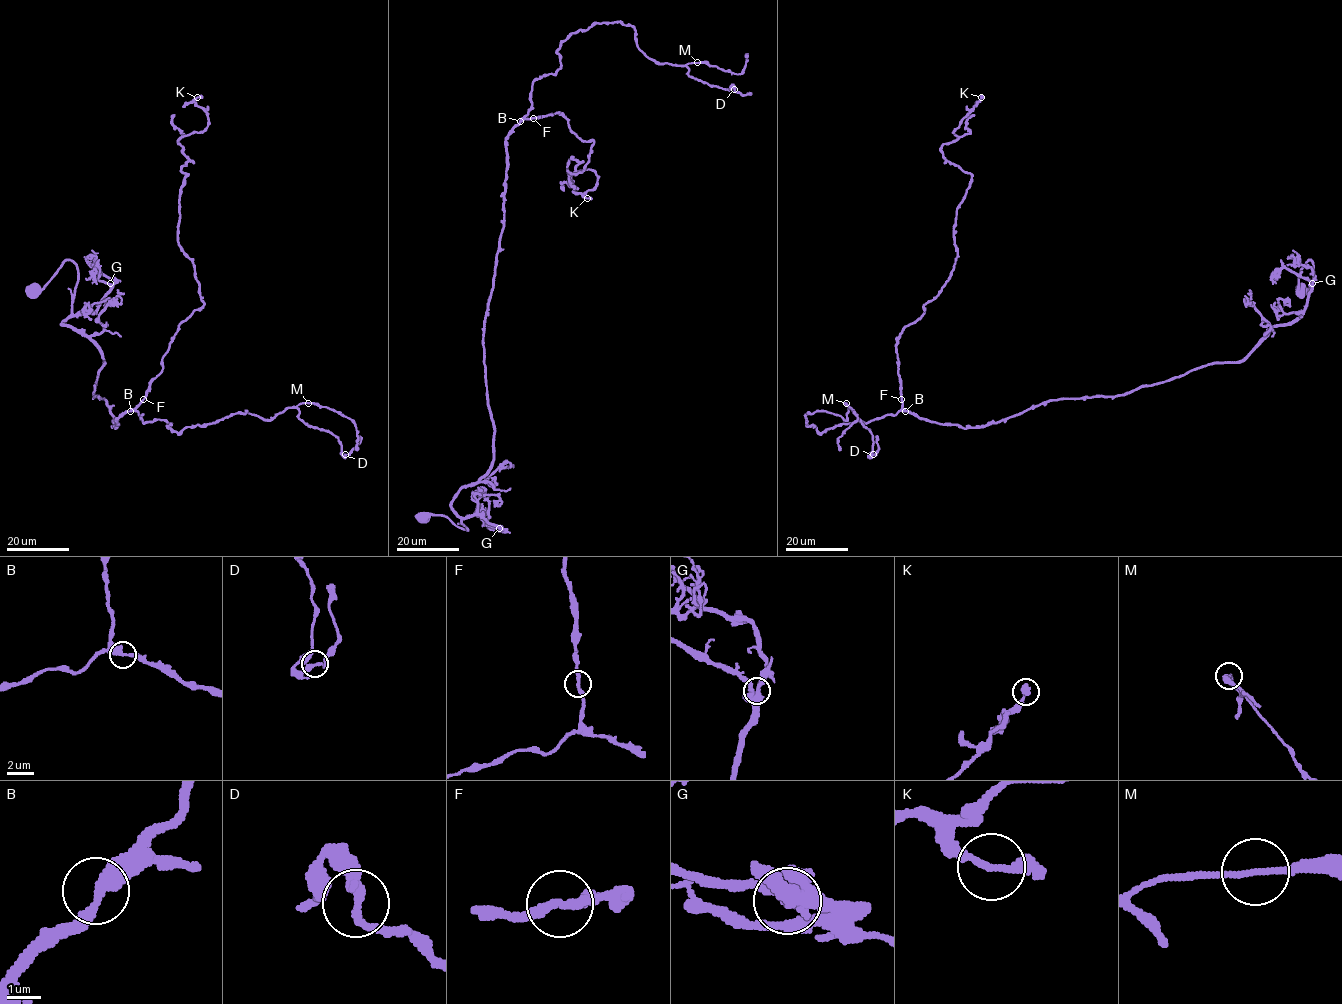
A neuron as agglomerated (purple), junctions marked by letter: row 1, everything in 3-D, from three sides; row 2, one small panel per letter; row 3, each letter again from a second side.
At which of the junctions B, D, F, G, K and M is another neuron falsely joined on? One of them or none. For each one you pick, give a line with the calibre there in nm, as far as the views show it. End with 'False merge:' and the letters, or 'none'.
False merge: none

